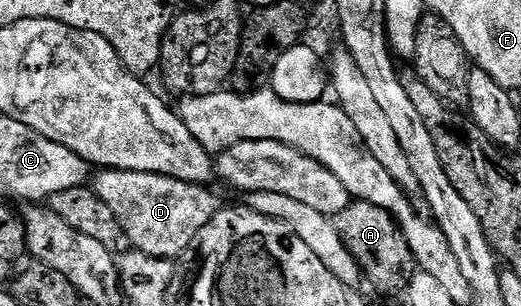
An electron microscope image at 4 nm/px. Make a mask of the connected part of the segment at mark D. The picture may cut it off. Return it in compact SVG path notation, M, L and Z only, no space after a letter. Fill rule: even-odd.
M104 169L97 175L100 176L94 185L95 195L110 209L120 224L125 240L135 250L150 257L172 261L183 255L196 234L222 207L215 193L207 191L200 183L187 183L174 177L141 171Z

